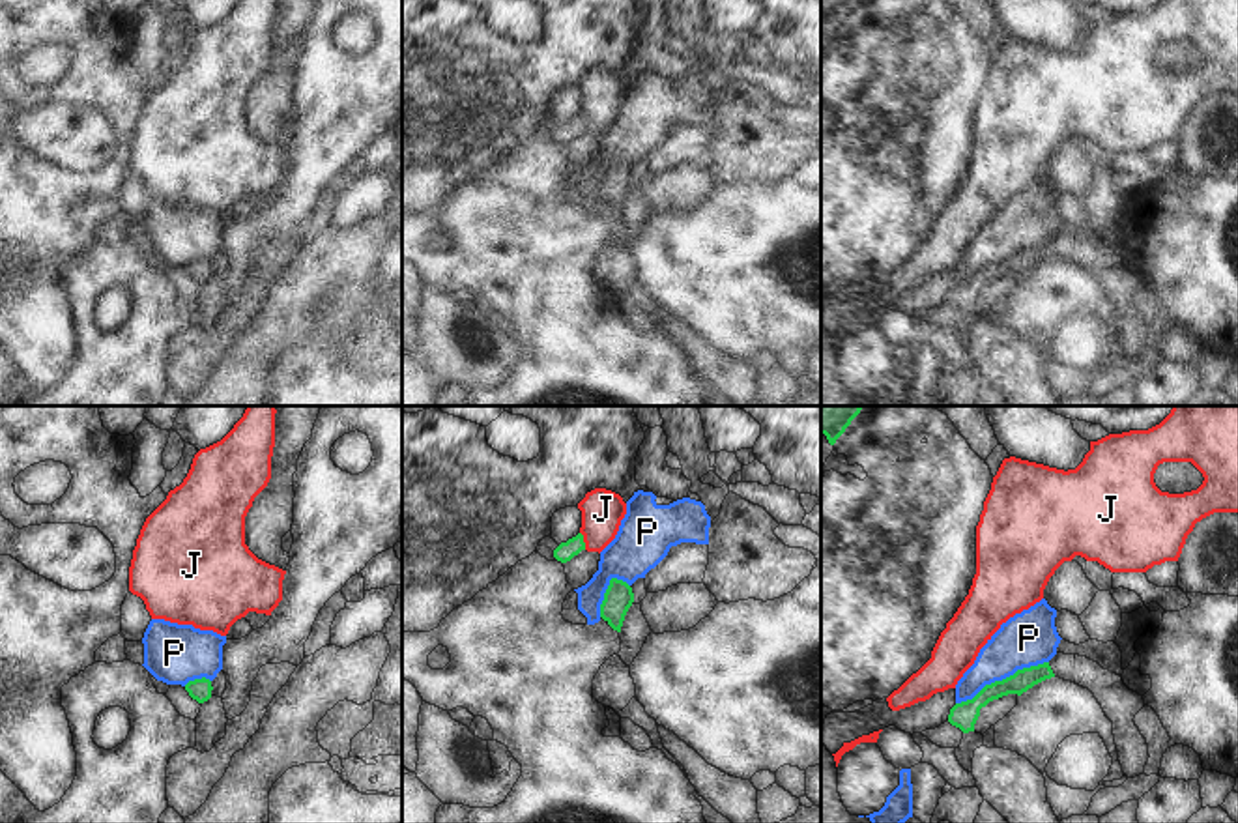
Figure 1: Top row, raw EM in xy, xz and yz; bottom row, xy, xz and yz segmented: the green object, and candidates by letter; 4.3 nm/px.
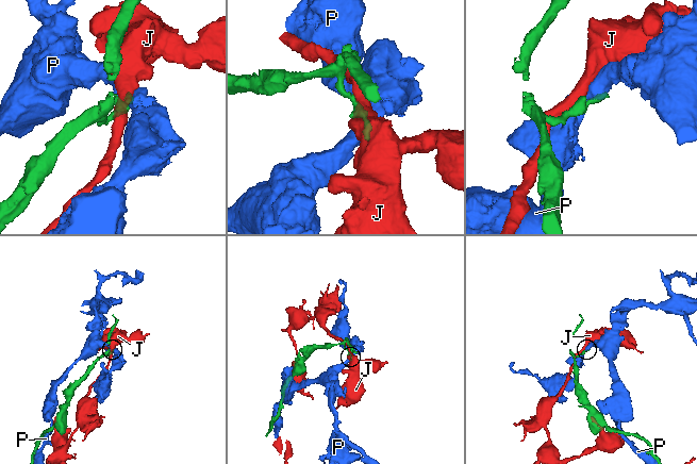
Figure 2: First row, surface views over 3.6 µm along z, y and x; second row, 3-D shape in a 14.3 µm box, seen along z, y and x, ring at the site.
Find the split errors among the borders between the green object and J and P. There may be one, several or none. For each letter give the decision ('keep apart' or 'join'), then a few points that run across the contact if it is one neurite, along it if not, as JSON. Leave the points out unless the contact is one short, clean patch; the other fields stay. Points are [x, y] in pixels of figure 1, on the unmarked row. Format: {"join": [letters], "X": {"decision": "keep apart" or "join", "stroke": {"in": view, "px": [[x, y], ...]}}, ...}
{"join": [], "J": {"decision": "keep apart"}, "P": {"decision": "keep apart", "stroke": {"in": "yz", "px": [[1048, 242], [1018, 249], [956, 285]]}}}

